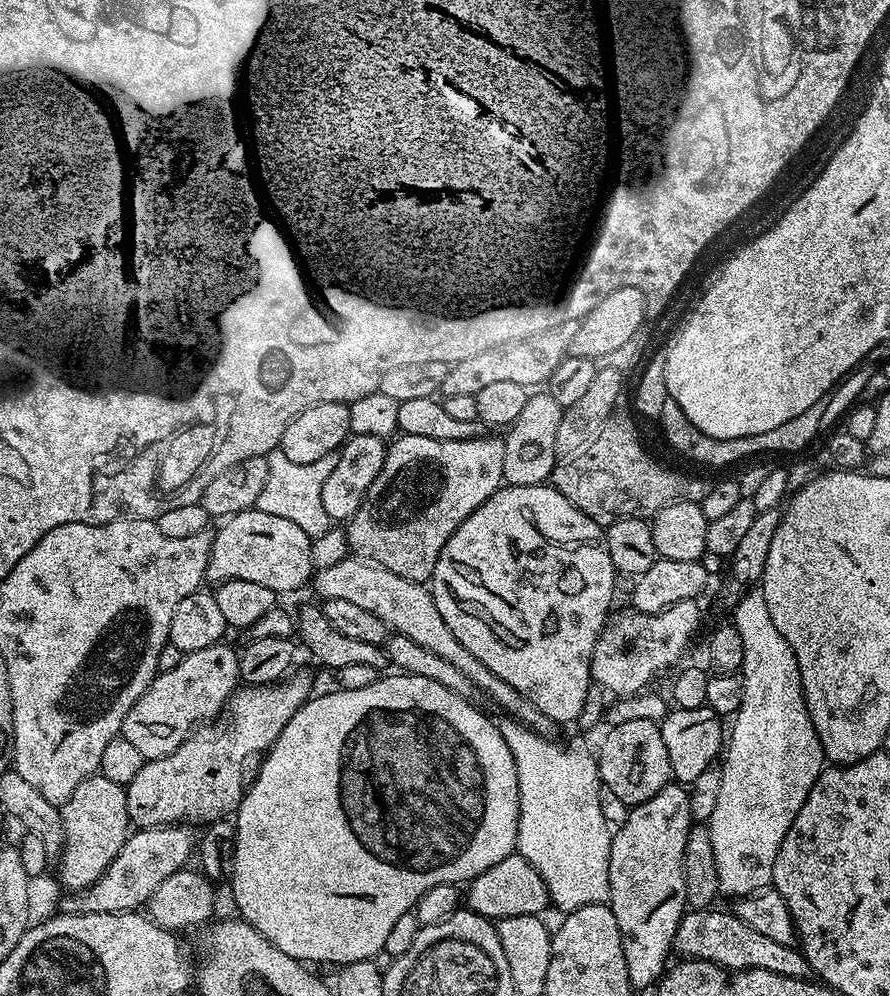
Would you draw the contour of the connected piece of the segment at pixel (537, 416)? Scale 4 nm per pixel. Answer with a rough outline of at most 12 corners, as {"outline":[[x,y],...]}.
{"outline":[[529,395],[503,437],[505,485],[545,483],[564,409]]}

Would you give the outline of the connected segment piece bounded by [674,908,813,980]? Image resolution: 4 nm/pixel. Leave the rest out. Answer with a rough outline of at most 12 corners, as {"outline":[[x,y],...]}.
{"outline":[[685,911],[681,957],[734,972],[813,975],[799,947],[731,911]]}

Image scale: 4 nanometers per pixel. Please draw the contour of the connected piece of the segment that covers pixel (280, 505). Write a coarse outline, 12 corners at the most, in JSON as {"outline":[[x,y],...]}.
{"outline":[[339,452],[315,462],[268,453],[256,508],[319,538],[332,524],[321,492]]}

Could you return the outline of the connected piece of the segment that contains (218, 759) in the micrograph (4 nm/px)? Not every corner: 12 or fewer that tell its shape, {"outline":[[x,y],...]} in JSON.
{"outline":[[311,678],[237,687],[126,785],[137,829],[231,817]]}

